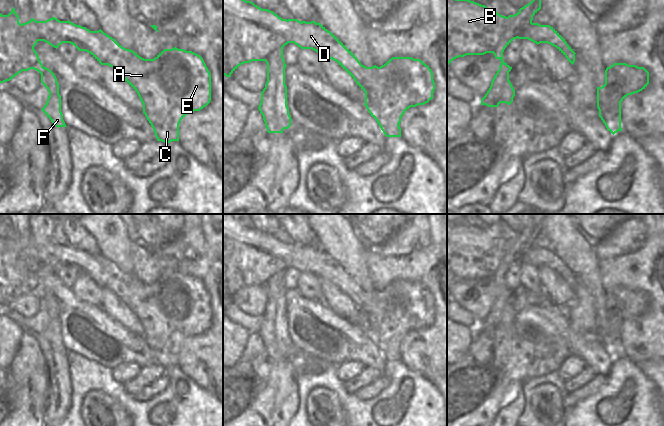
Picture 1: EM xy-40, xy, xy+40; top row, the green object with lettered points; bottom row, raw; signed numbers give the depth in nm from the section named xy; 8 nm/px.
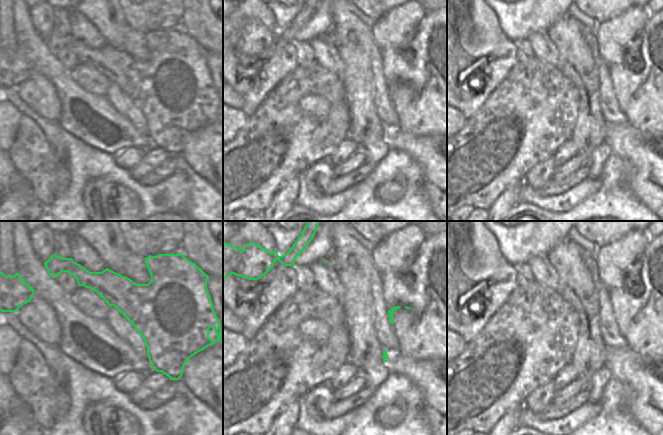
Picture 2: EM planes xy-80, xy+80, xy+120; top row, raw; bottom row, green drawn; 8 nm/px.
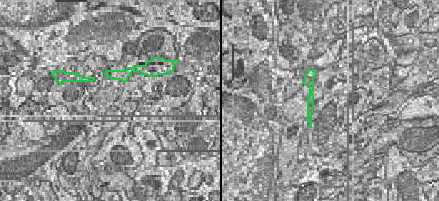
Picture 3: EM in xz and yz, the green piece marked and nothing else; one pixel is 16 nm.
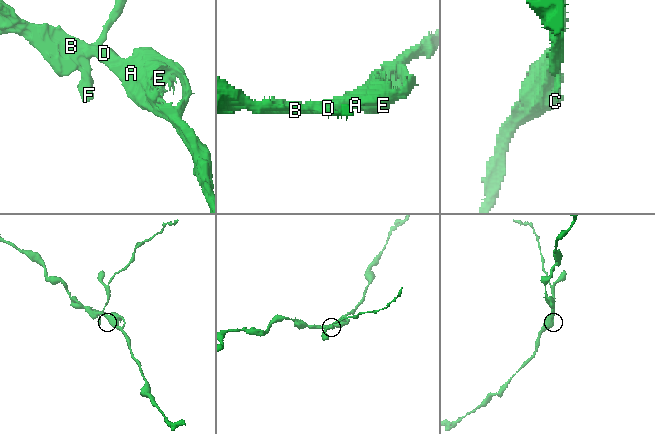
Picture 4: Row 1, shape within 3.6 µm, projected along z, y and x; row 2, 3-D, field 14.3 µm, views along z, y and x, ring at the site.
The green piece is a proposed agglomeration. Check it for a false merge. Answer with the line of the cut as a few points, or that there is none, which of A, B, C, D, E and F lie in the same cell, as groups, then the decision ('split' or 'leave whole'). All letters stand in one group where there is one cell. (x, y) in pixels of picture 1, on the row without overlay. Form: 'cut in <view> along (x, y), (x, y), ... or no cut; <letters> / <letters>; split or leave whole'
cut in xy+40 along (508, 240), (510, 244), (509, 249), (493, 277); A B C D E / F; split

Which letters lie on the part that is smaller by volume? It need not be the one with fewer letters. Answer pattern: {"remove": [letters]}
{"remove": ["F"]}

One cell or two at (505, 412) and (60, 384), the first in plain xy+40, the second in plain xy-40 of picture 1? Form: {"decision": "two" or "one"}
{"decision": "one"}

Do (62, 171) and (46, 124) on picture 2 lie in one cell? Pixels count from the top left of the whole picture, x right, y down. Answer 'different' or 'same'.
same

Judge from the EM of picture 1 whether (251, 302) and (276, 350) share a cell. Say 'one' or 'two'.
two

